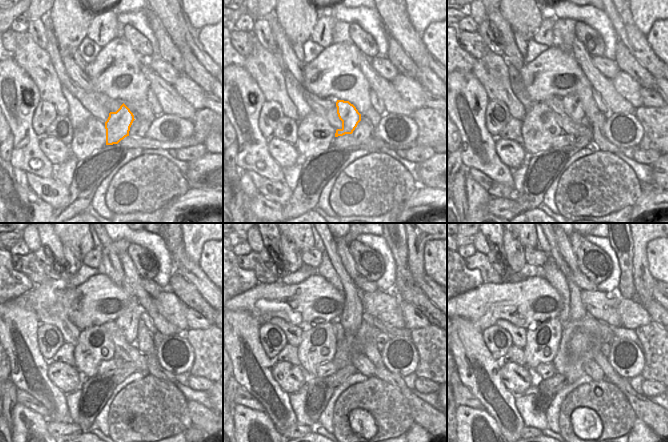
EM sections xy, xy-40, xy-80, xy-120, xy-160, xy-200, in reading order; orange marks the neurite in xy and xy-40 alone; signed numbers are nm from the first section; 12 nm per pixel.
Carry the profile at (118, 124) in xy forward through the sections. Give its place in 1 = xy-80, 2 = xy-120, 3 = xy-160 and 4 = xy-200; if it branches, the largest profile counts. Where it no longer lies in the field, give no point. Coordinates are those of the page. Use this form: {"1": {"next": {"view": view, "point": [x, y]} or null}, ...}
{"1": {"next": {"view": "xy-80", "point": [572, 106]}}, "2": {"next": {"view": "xy-120", "point": [128, 321]}}, "3": {"next": {"view": "xy-160", "point": [351, 319]}}, "4": {"next": {"view": "xy-200", "point": [577, 311]}}}

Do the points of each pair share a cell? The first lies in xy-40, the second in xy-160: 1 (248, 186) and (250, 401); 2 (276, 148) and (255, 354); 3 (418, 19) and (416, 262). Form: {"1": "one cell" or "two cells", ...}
{"1": "two cells", "2": "two cells", "3": "one cell"}

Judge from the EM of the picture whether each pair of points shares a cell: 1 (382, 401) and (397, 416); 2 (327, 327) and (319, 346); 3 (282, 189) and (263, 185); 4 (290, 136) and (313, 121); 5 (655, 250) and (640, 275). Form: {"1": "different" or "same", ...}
{"1": "same", "2": "same", "3": "same", "4": "different", "5": "different"}

